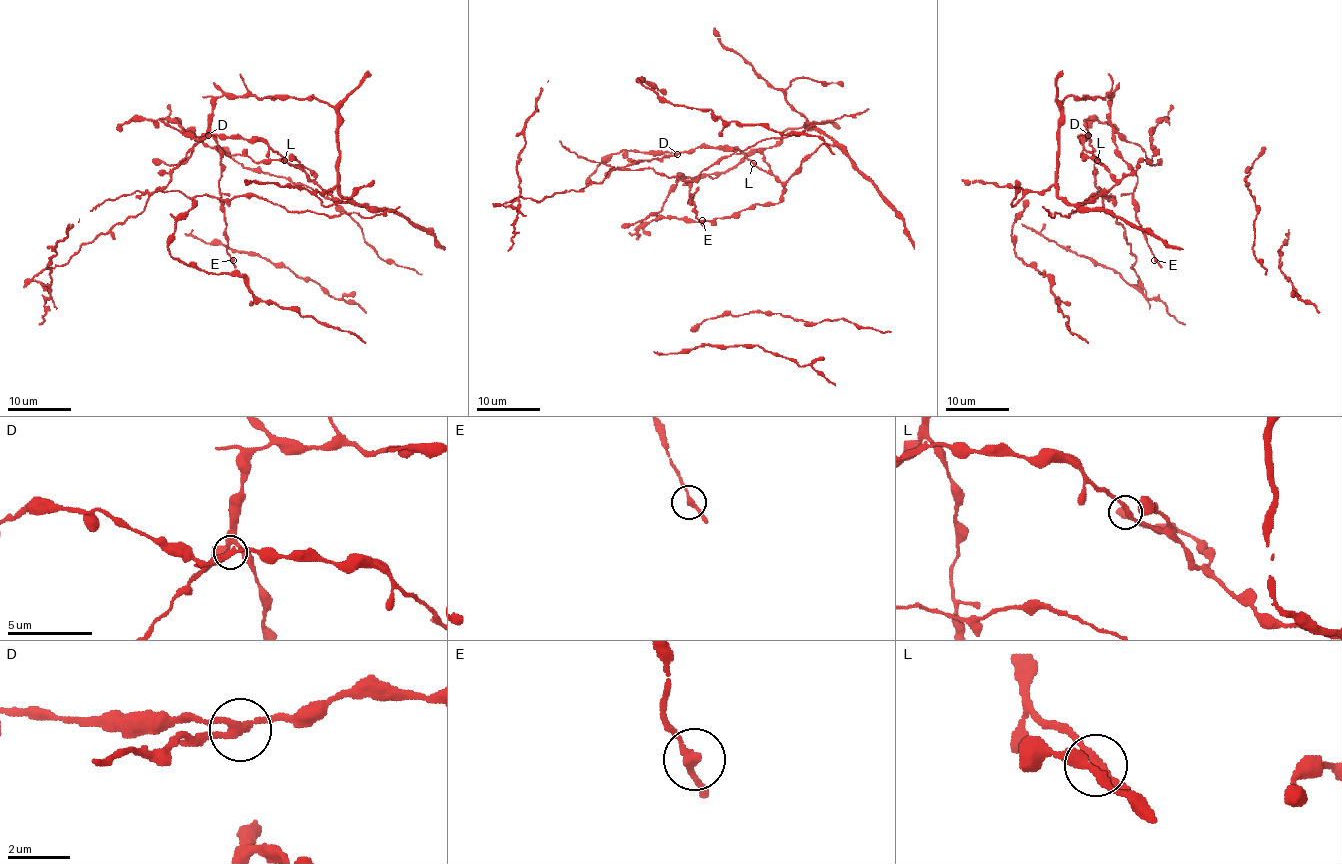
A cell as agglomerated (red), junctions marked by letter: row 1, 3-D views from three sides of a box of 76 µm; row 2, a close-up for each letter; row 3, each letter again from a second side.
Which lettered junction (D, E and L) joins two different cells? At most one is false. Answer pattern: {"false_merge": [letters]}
{"false_merge": ["D"]}

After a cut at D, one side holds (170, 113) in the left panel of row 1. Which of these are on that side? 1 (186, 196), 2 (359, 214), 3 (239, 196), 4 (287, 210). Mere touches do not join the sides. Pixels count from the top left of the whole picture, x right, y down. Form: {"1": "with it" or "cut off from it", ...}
{"1": "cut off from it", "2": "cut off from it", "3": "cut off from it", "4": "cut off from it"}

